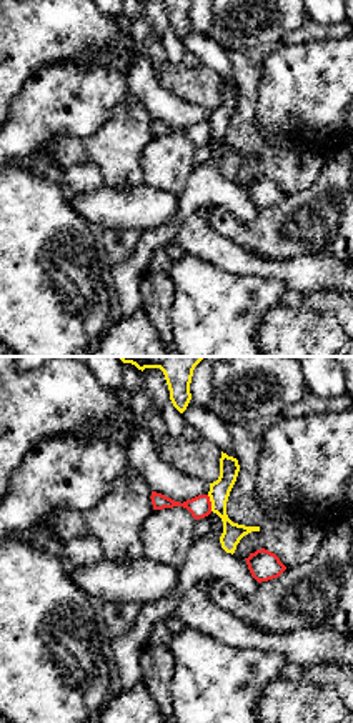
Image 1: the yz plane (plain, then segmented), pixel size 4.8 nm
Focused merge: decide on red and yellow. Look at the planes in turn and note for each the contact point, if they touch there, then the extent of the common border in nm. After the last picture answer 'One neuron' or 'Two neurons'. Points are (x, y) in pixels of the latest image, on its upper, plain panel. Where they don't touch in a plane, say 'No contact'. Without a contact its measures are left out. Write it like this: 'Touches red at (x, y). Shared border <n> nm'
Touches red at (210, 130). Shared border 80 nm

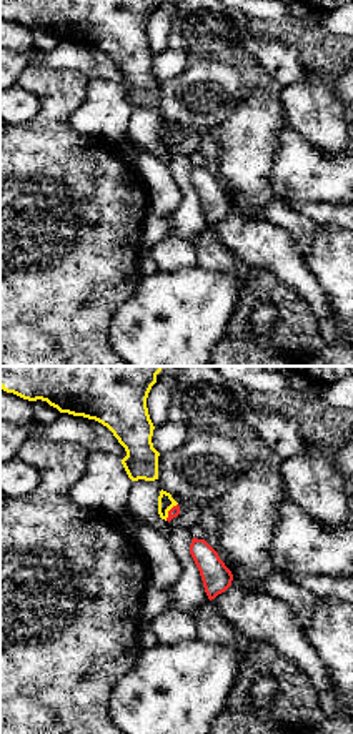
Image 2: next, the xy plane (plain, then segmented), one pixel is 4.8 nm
Touches red at (169, 138). Shared border 110 nm

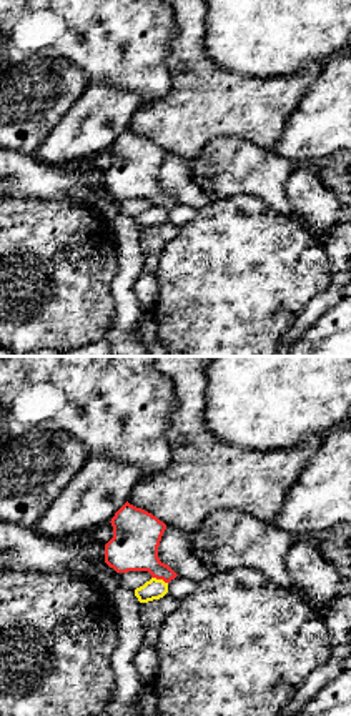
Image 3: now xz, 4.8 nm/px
Touches red at (160, 205). Shared border 90 nm

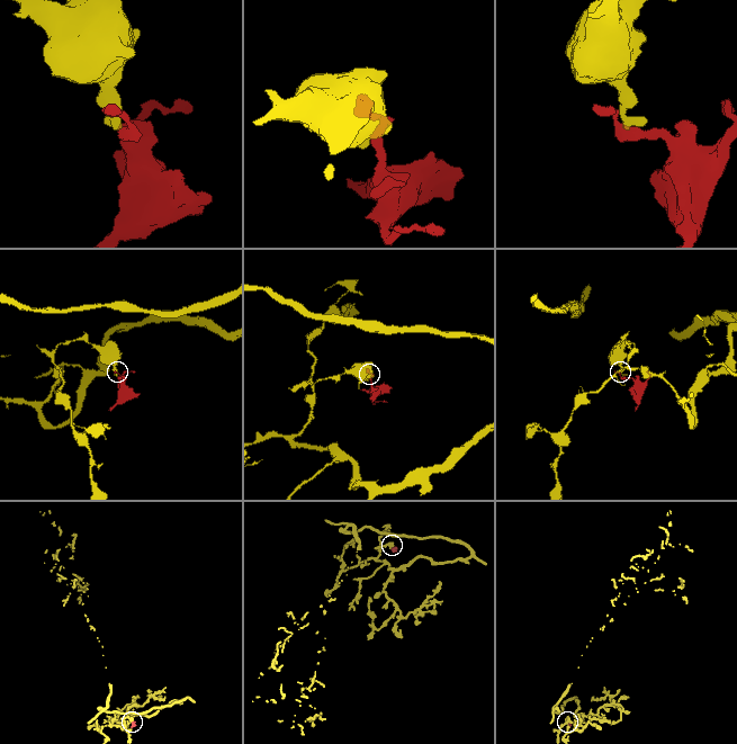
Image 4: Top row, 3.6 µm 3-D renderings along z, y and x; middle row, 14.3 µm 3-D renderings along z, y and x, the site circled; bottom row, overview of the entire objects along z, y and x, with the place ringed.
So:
Two neurons

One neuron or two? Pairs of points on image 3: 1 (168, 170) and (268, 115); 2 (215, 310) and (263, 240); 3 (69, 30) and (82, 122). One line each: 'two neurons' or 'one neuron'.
1: two neurons
2: one neuron
3: two neurons

